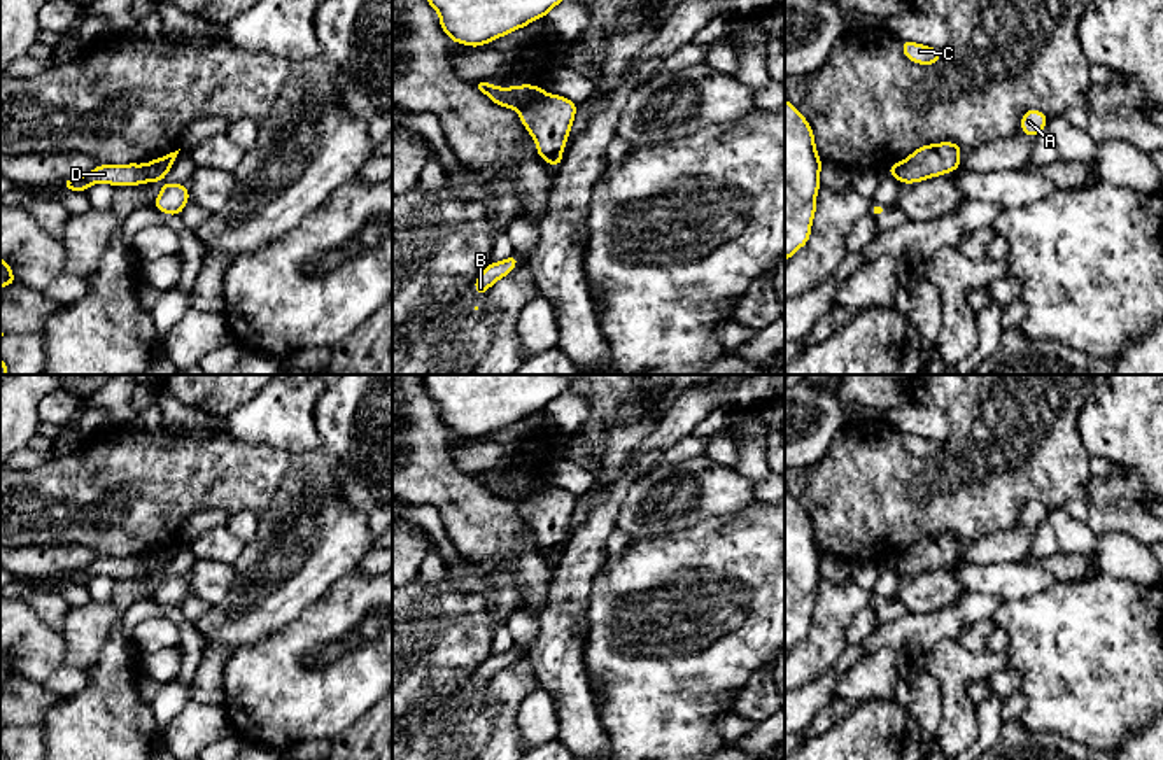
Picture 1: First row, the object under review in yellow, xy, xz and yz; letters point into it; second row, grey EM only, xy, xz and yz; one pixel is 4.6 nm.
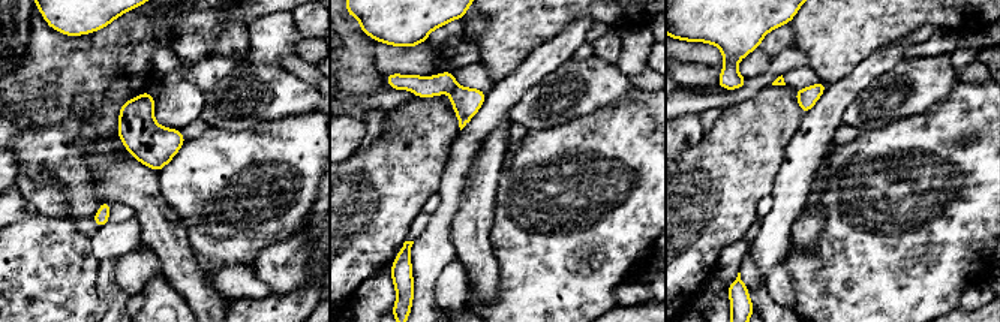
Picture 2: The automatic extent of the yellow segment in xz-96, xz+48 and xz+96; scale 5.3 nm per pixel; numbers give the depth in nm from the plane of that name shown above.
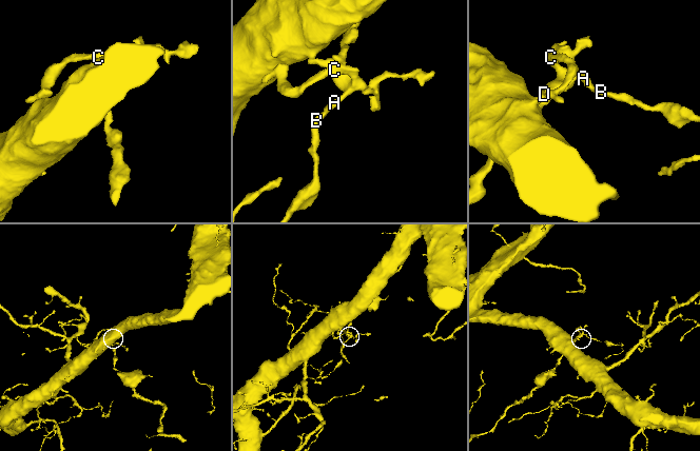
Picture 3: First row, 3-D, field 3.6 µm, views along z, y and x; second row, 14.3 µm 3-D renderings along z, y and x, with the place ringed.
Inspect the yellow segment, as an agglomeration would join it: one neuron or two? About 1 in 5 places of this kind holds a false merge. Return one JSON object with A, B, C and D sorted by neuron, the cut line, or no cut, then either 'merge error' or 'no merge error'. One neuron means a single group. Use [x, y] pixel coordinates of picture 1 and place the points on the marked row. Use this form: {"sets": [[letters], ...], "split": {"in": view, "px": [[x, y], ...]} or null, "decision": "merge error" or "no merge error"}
{"sets": [["A", "B", "C"], ["D"]], "split": {"in": "xz", "px": [[543, 91], [519, 111]]}, "decision": "merge error"}

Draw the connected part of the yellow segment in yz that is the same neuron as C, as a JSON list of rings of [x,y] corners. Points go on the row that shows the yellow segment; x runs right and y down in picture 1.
[[[902,40],[900,47],[906,58],[918,65],[937,65],[942,58],[942,51],[918,42]]]

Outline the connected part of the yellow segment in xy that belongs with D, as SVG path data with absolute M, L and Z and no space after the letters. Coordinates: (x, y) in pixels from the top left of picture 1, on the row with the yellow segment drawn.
M128 163L128 165L98 165L95 170L75 175L61 182L68 191L84 193L93 184L110 184L110 186L140 186L147 182L145 165Z

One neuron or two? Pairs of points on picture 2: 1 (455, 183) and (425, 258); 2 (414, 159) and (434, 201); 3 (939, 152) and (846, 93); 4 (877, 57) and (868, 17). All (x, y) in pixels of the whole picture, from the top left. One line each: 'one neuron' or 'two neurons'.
1: one neuron
2: two neurons
3: two neurons
4: two neurons

